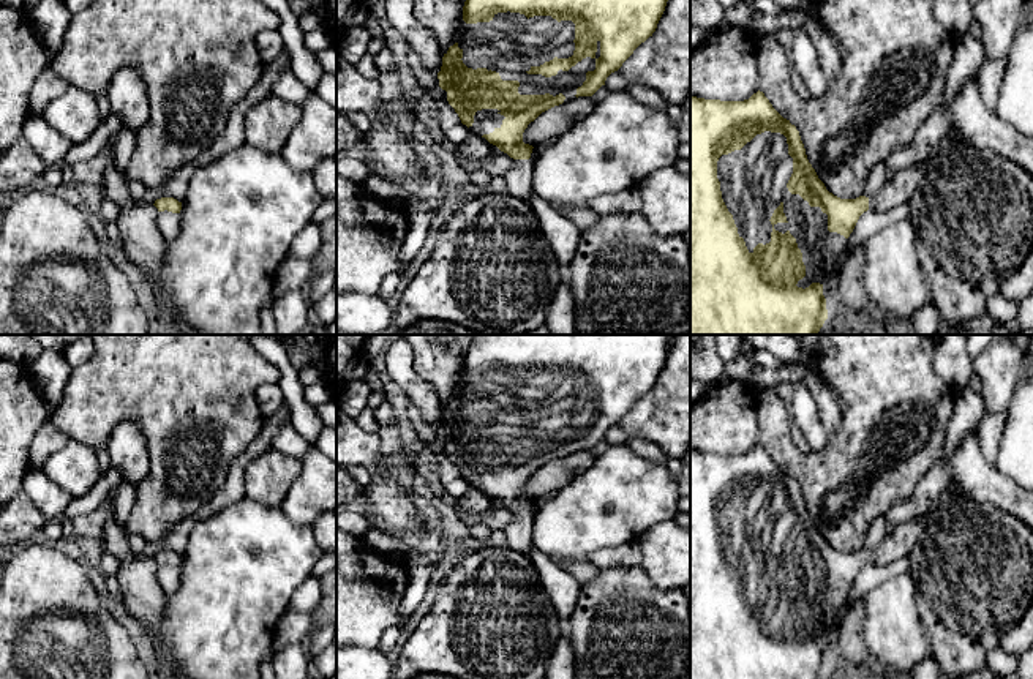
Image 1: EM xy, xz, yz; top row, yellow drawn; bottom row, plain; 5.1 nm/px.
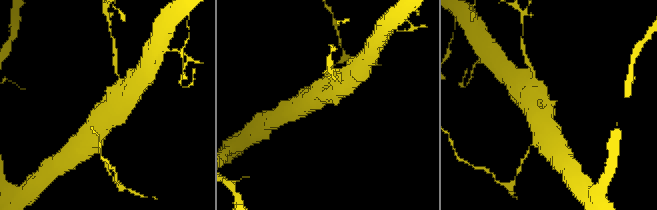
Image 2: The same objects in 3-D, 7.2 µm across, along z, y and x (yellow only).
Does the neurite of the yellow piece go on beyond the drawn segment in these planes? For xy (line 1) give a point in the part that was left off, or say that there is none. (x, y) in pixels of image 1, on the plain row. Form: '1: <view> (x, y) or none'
1: none

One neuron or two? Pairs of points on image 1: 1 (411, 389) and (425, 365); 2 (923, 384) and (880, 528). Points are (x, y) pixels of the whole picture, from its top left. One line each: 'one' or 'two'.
1: two
2: two

